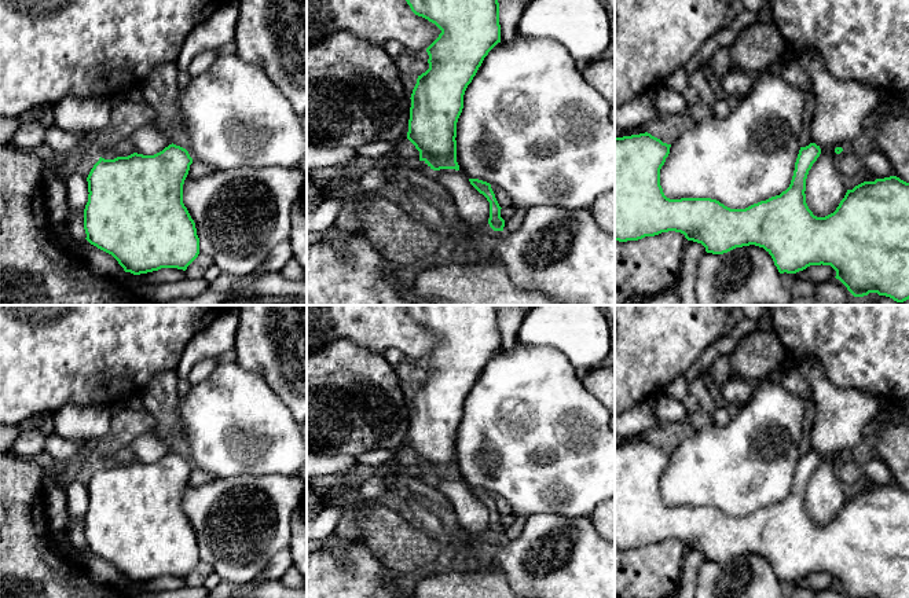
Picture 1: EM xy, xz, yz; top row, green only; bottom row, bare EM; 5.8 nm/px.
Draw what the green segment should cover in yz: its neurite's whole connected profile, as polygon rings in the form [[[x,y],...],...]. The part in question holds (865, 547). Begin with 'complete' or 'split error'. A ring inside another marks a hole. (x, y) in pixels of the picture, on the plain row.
complete; [[[650,441],[615,445],[615,549],[638,549],[661,540],[675,539],[688,549],[701,551],[707,561],[723,562],[736,555],[755,553],[773,566],[780,582],[796,582],[810,573],[831,573],[847,598],[909,598],[909,491],[897,484],[864,489],[847,498],[836,518],[817,525],[806,511],[806,487],[821,462],[820,454],[800,455],[789,495],[780,503],[754,511],[745,517],[730,517],[711,506],[670,507],[660,494],[660,477],[671,452]]]

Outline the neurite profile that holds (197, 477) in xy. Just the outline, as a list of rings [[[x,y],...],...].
[[[193,469],[193,472],[190,473],[188,484],[190,487],[197,488],[212,483],[213,480],[215,478],[209,473],[205,473],[199,469]]]

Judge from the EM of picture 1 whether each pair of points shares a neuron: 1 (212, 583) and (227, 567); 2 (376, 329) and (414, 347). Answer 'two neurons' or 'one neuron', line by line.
1: two neurons
2: one neuron

